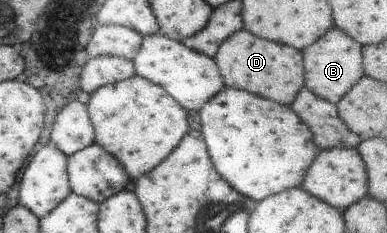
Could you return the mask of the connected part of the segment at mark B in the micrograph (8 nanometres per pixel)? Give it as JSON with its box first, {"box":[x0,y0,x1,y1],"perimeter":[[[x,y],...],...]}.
{"box":[301,26,364,104],"perimeter":[[[336,26],[301,52],[303,53],[306,89],[330,103],[337,104],[348,93],[348,89],[352,89],[354,83],[358,83],[360,77],[364,76],[362,75],[360,45]]]}

